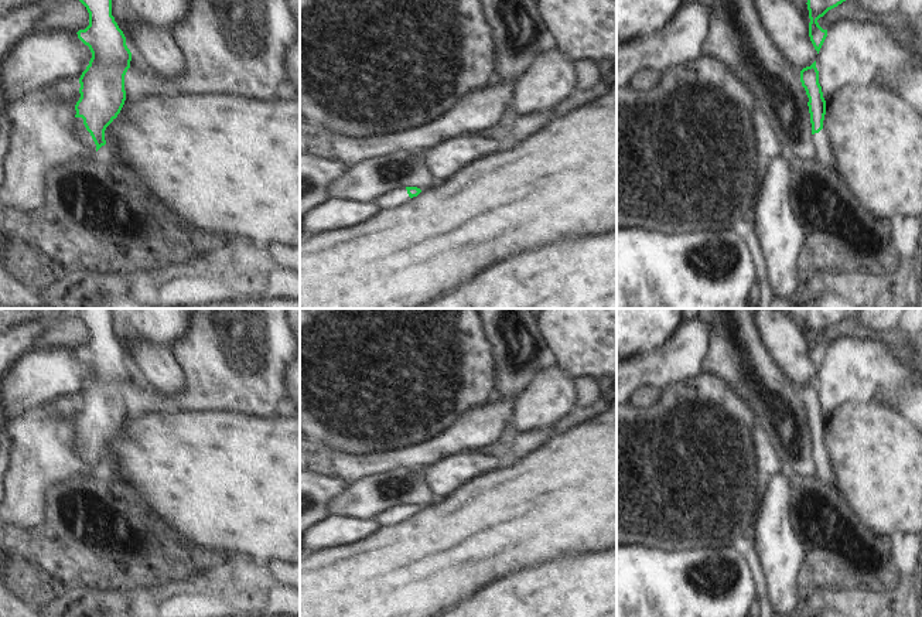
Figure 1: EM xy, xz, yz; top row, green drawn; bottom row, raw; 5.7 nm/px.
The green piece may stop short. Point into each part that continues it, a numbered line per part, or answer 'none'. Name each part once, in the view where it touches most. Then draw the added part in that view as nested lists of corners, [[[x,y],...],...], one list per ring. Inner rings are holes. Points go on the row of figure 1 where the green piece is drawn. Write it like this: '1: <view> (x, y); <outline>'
1: xy (84, 136); [[[75,117],[72,130],[74,130],[75,136],[78,137],[79,143],[89,150],[88,158],[100,157],[99,153],[96,151],[96,144],[95,144],[91,133],[86,130],[86,127],[83,125],[82,117]]]

